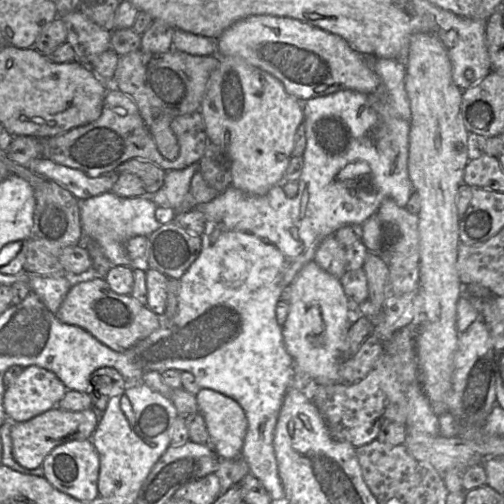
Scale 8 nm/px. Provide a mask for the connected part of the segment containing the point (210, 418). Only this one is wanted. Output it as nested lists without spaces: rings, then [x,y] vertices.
[[[201,388],[195,397],[214,452],[220,459],[239,456],[247,429],[241,406],[232,398],[207,388]]]

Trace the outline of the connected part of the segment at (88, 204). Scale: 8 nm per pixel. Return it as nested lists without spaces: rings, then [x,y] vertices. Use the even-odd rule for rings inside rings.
[[[108,192],[79,201],[80,218],[83,234],[96,241],[114,266],[148,270],[144,260],[131,260],[126,250],[126,242],[135,236],[148,237],[161,224],[155,218],[158,205],[143,197],[122,198]],[[81,211],[83,211],[81,213]]]

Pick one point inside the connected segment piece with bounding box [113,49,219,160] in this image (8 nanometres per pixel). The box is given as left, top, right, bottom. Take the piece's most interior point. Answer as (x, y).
(163, 86)

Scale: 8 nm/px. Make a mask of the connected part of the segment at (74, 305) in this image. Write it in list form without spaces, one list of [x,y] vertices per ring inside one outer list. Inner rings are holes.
[[[102,276],[87,277],[74,283],[55,316],[63,323],[78,326],[102,344],[125,352],[159,327],[159,317],[131,295],[115,293]]]

